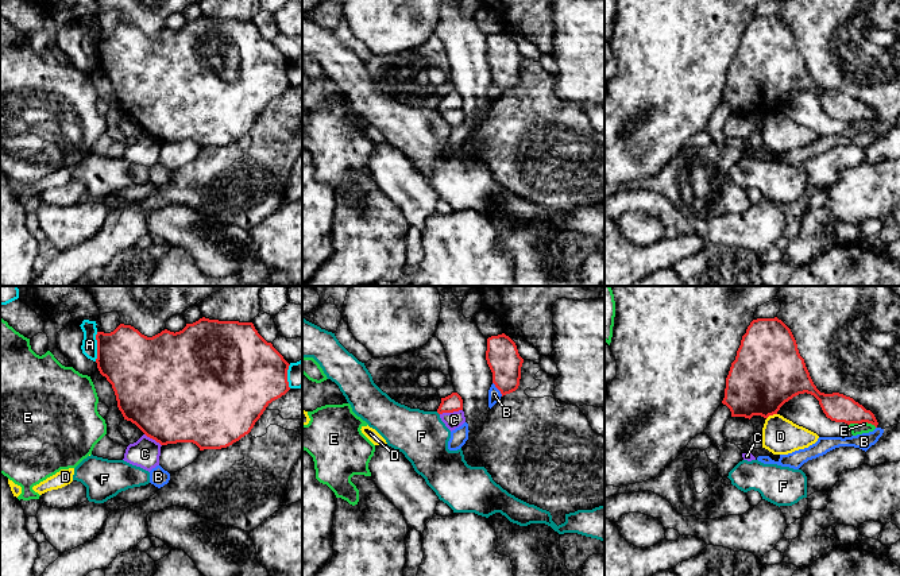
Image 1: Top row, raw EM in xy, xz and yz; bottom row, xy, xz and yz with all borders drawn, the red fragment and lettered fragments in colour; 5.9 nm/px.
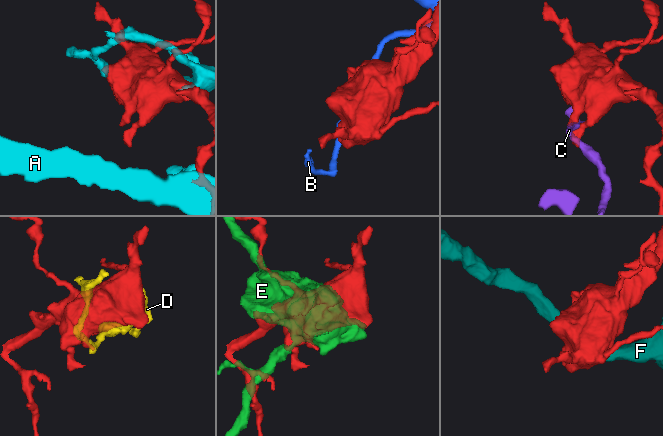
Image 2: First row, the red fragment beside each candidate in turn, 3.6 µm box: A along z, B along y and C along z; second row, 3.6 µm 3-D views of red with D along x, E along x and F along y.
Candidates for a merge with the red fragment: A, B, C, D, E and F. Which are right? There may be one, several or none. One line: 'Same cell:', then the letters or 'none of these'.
Same cell: none of these

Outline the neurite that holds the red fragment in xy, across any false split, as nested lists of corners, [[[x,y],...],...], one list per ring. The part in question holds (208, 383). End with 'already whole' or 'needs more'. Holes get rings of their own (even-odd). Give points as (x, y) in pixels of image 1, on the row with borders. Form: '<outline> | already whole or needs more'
[[[200,318],[179,332],[167,329],[147,337],[131,325],[120,324],[113,332],[97,332],[97,368],[112,384],[124,420],[135,424],[161,445],[193,442],[200,451],[221,449],[248,434],[266,407],[285,395],[289,363],[255,329],[252,322]]] | already whole

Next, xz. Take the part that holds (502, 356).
[[[502,333],[487,339],[486,360],[502,397],[518,388],[524,359],[509,336]]] | already whole

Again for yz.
[[[753,320],[726,378],[722,403],[730,409],[731,417],[768,418],[804,393],[819,401],[831,421],[878,425],[874,414],[853,398],[839,393],[824,394],[816,388],[791,329],[781,320]]] | already whole

